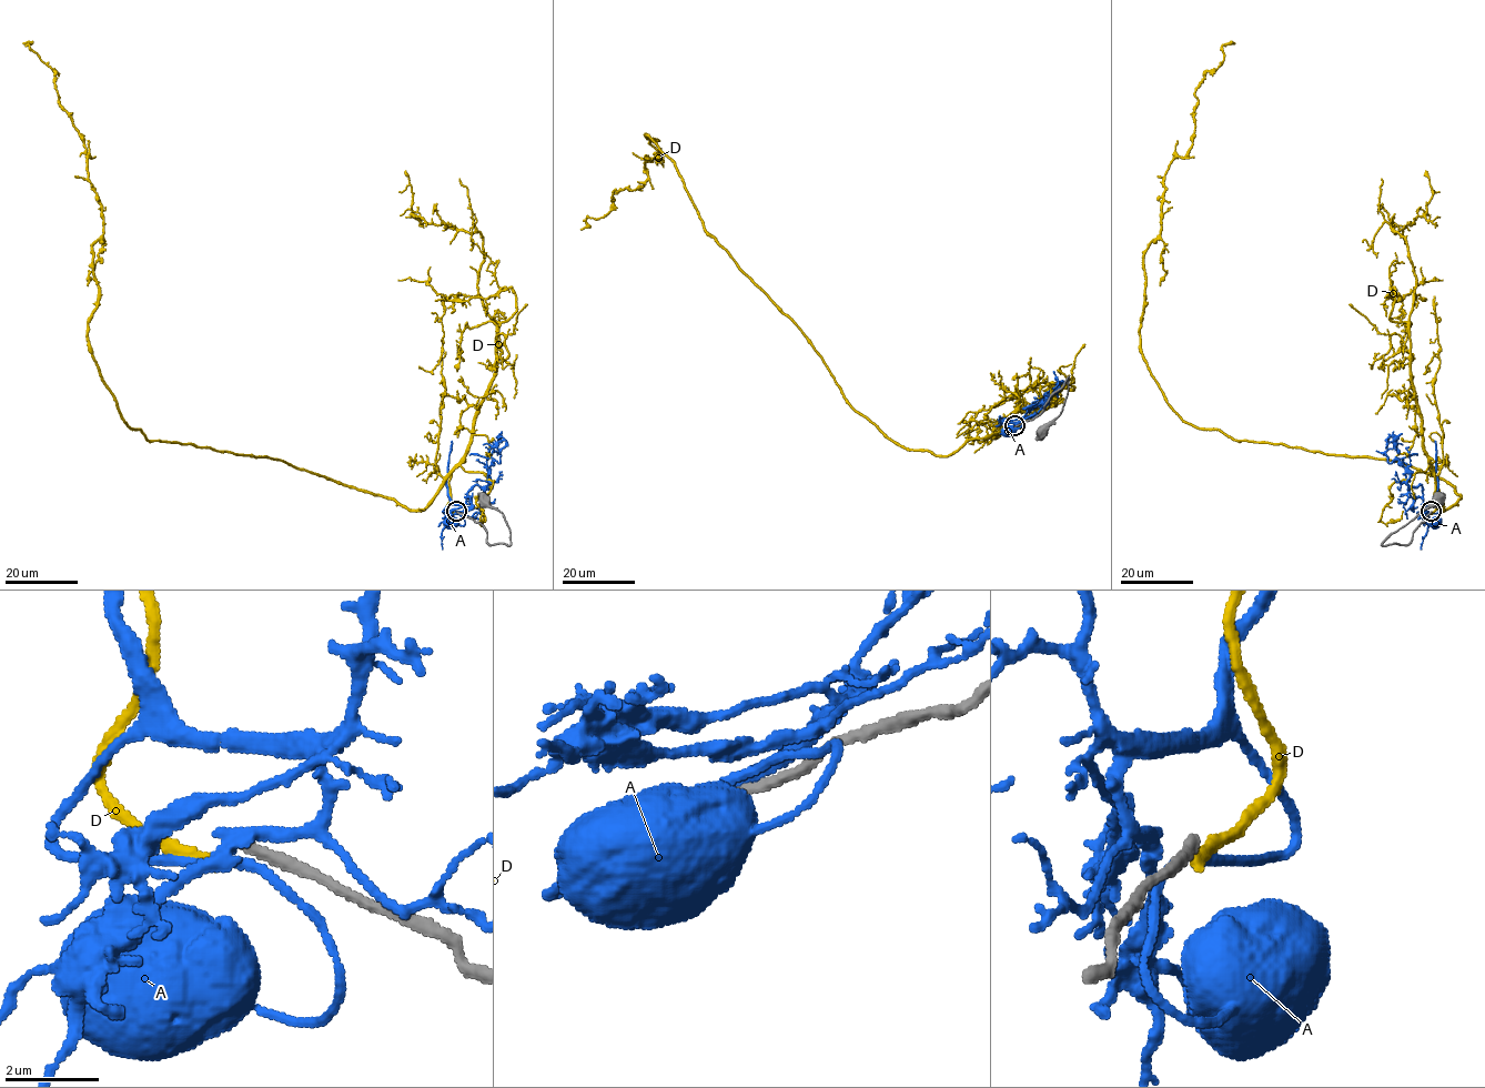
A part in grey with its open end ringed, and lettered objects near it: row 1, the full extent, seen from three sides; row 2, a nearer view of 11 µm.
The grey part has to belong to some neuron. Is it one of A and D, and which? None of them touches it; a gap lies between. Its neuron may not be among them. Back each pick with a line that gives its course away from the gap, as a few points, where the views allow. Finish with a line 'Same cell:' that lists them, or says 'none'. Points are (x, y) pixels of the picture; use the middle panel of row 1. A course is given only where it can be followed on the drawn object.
Same cell: none

